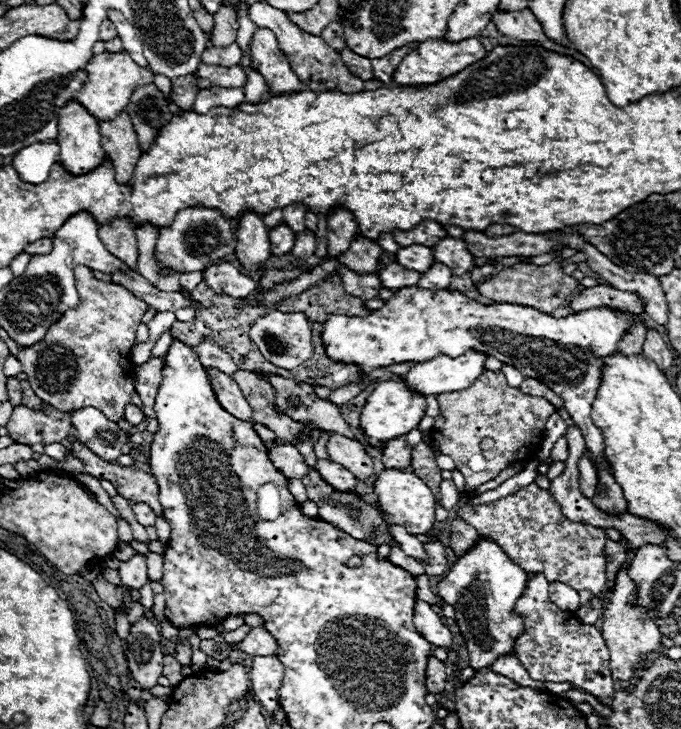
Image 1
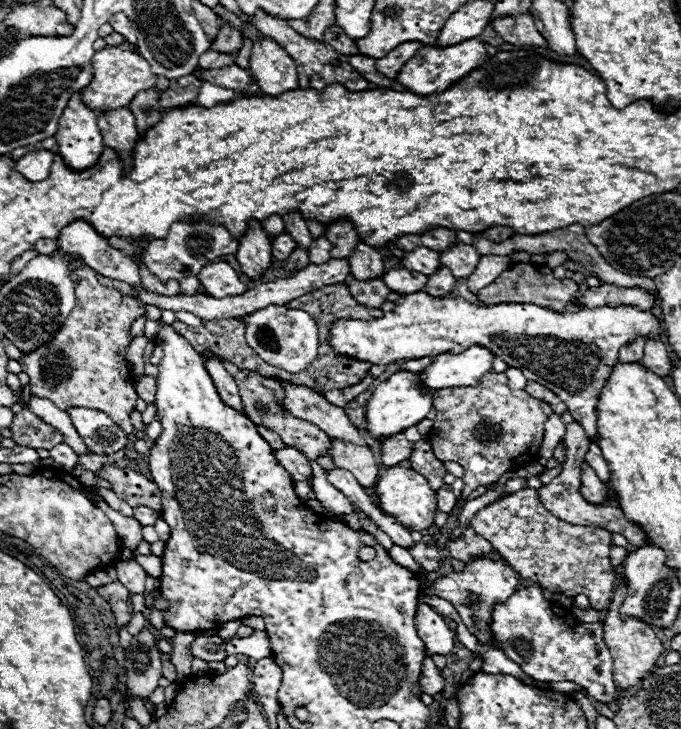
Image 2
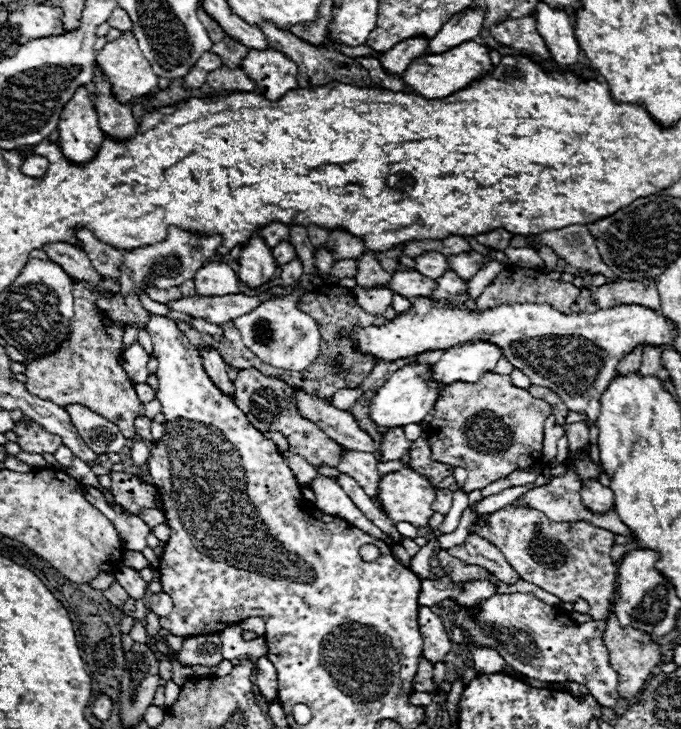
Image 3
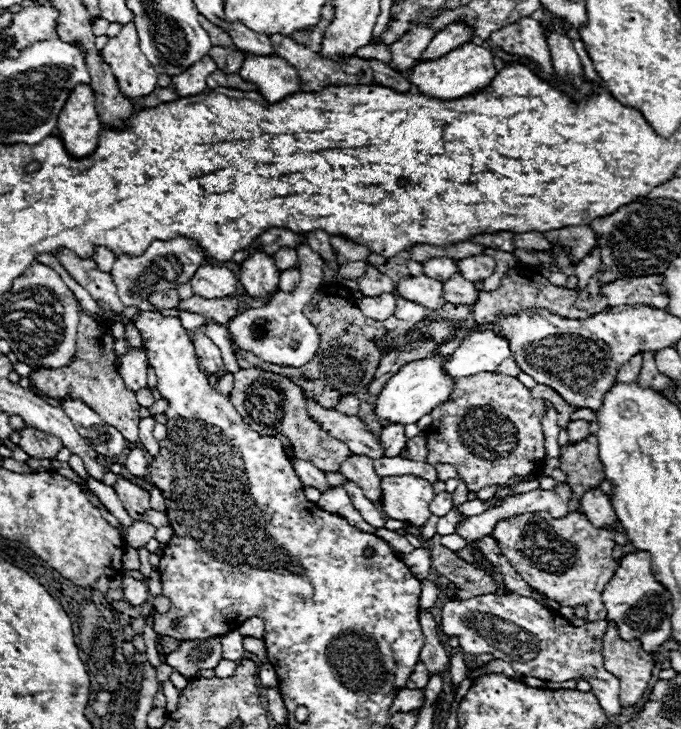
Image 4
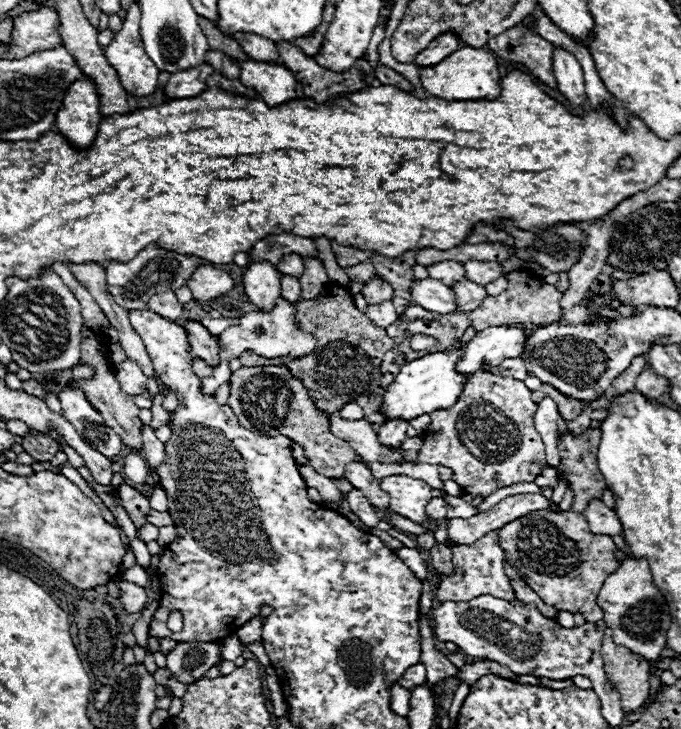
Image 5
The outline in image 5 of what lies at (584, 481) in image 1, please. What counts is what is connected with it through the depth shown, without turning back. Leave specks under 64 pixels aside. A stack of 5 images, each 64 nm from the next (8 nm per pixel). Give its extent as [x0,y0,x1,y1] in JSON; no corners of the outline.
[582,498,622,536]

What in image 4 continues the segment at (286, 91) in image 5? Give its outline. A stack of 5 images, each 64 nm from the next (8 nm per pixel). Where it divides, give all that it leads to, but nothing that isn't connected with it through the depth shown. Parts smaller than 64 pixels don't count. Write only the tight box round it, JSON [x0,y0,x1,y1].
[240,54,300,102]

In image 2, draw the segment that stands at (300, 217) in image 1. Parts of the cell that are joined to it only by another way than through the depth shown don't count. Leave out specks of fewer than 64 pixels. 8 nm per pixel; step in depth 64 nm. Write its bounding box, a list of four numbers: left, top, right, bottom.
[284,212,312,248]

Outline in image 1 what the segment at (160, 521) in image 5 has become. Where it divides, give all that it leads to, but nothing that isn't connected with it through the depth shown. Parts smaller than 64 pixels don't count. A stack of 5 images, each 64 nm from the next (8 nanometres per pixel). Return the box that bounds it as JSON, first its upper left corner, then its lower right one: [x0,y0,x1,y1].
[130,502,156,526]

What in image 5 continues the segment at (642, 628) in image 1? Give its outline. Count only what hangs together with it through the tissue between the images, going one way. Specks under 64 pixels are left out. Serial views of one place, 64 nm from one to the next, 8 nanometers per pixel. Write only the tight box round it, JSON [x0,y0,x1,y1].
[602,630,650,712]

